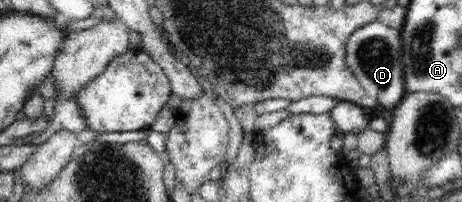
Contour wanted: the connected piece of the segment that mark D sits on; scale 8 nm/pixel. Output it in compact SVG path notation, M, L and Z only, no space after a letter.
M378 20L356 29L346 44L345 62L348 69L366 93L374 97L384 109L395 109L407 93L402 53L401 30L392 29Z

